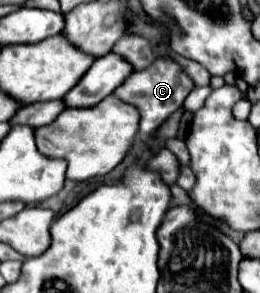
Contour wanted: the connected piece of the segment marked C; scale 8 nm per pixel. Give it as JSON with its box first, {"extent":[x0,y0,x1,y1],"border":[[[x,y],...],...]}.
{"extent":[113,58,193,136],"border":[[[157,58],[151,66],[147,66],[145,70],[139,70],[139,72],[133,72],[123,84],[121,88],[117,88],[113,94],[135,106],[141,114],[141,124],[139,124],[139,132],[141,136],[151,136],[181,104],[183,100],[187,98],[187,94],[193,90],[193,82],[189,80],[189,76],[179,68],[177,62],[173,60],[163,60],[163,58]]]}

